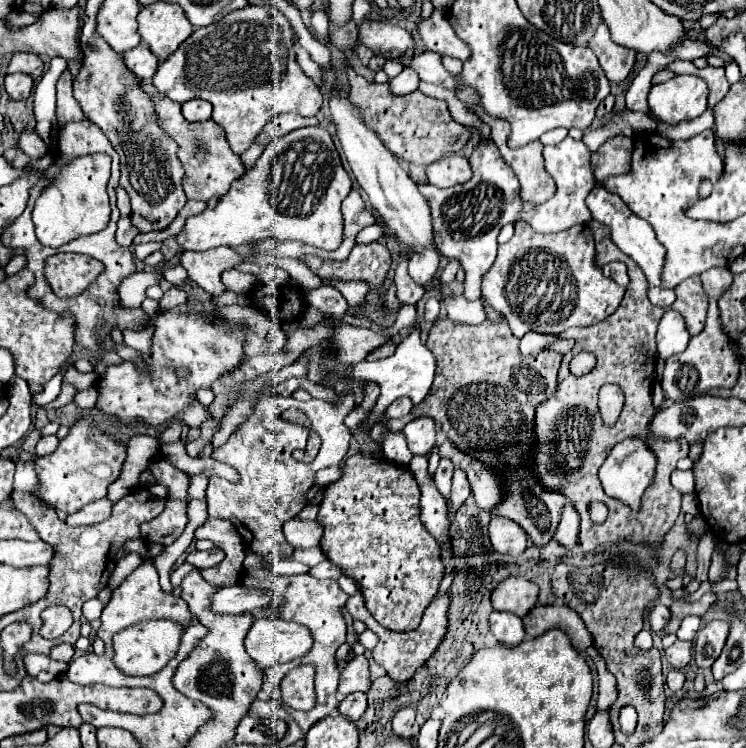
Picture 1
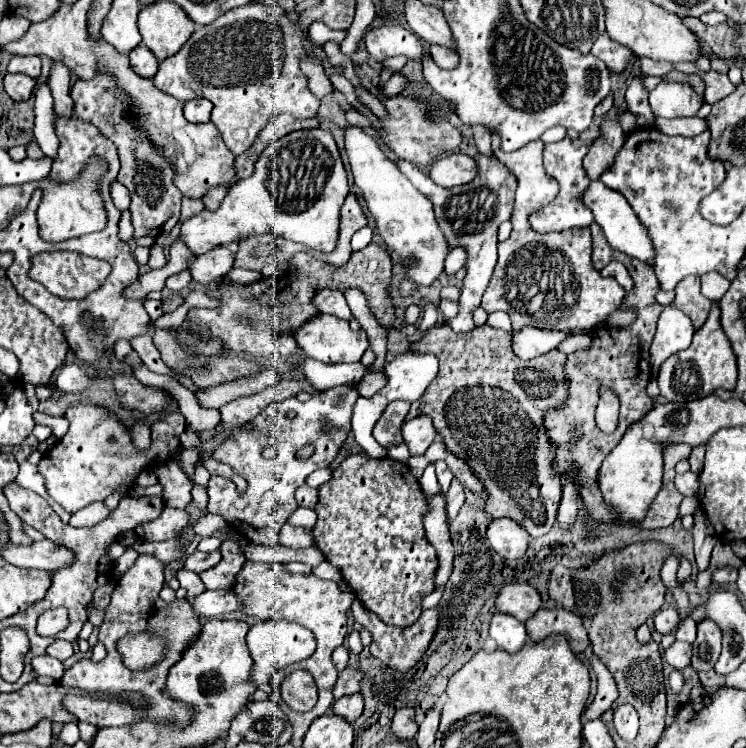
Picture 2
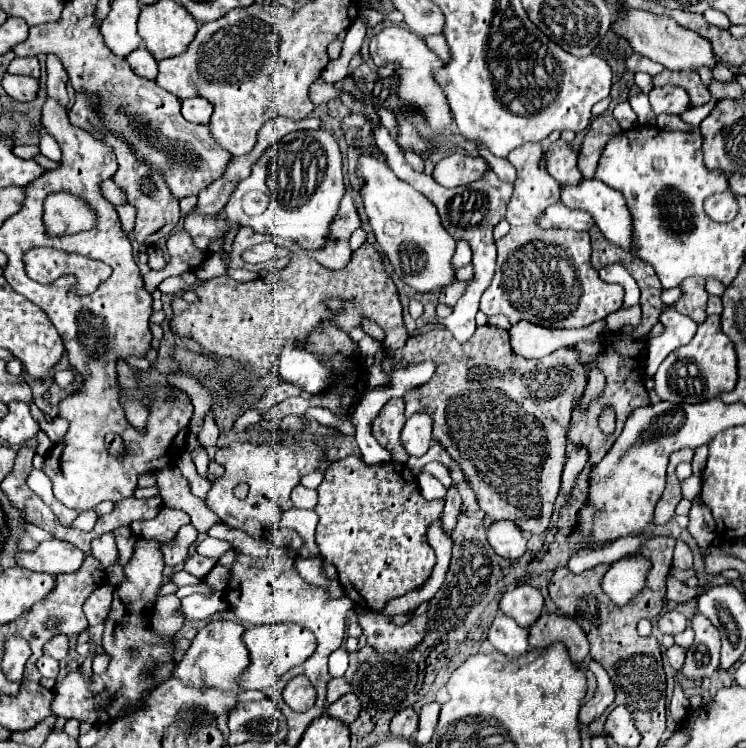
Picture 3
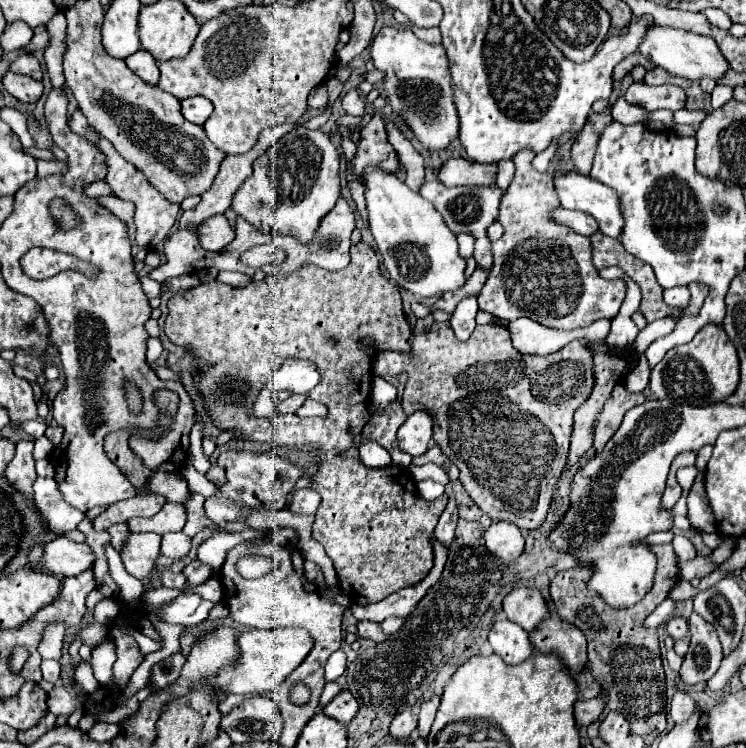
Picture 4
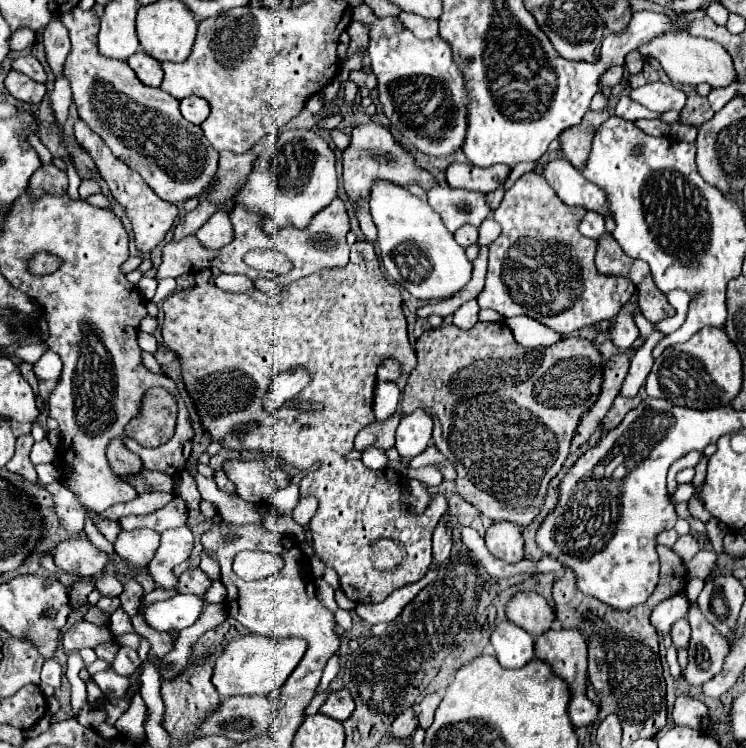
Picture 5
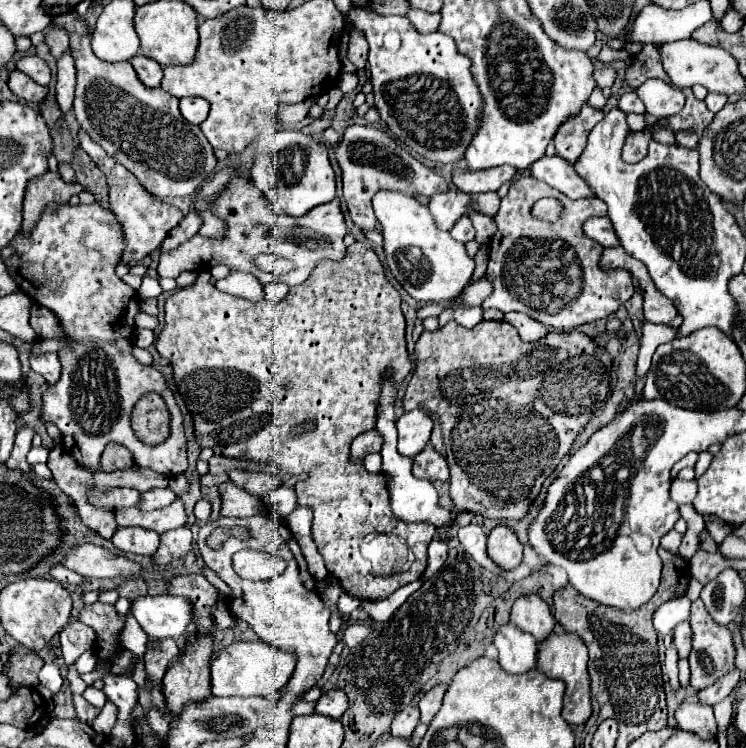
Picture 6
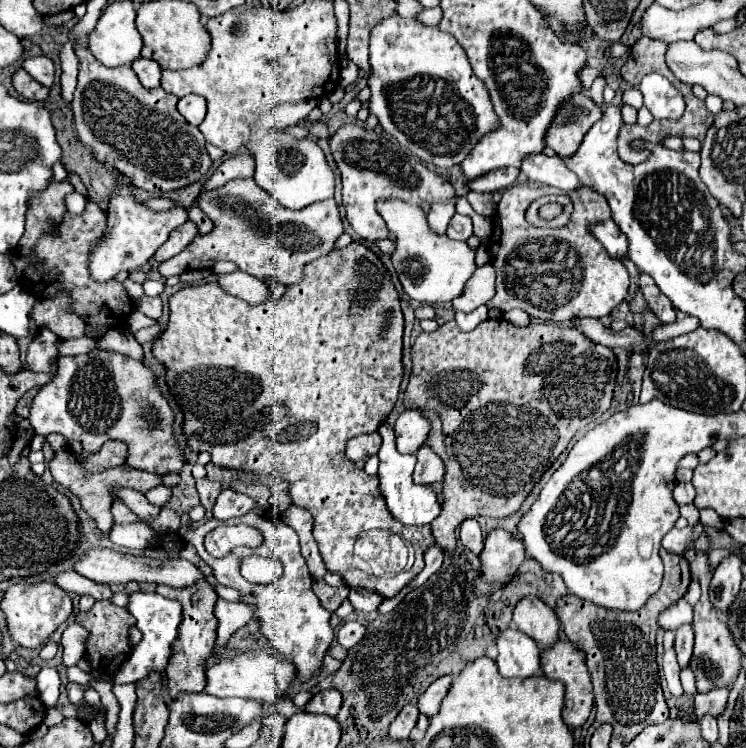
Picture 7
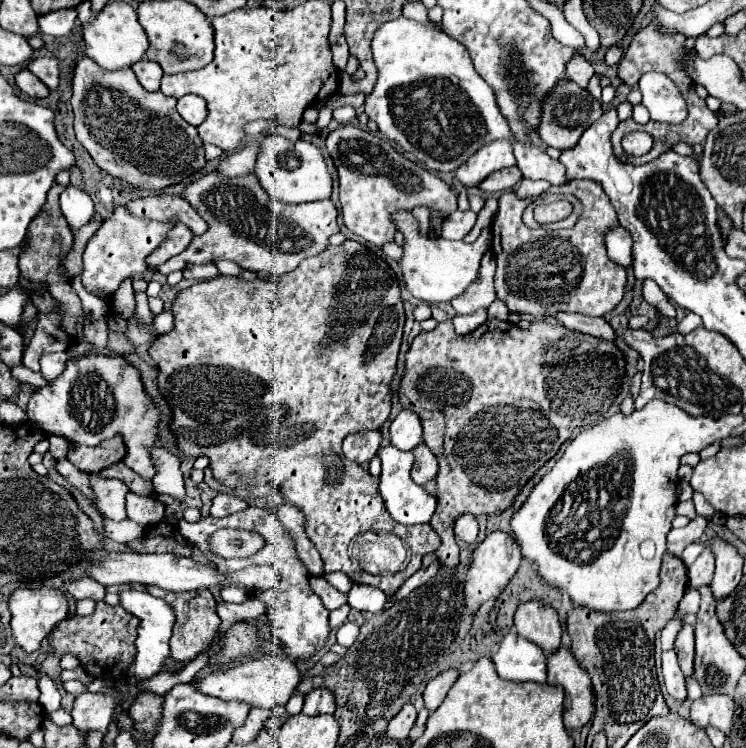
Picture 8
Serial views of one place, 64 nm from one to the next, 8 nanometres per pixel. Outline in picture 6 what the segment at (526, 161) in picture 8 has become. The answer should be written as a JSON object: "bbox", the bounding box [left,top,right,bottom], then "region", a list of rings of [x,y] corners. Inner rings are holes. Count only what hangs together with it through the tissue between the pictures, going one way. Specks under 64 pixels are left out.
{"bbox":[528,156,594,200],"region":[[[542,156],[542,160],[536,160],[528,168],[528,172],[534,178],[538,178],[538,180],[550,184],[552,188],[564,192],[572,200],[584,198],[584,196],[594,196],[590,186],[574,172],[572,164],[560,156],[552,156],[552,158]]]}

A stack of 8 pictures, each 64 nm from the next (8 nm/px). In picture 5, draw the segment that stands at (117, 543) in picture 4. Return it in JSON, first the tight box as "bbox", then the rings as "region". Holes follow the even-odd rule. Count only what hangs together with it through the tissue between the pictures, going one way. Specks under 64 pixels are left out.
{"bbox":[84,508,120,542],"region":[[[84,508],[84,512],[86,512],[86,514],[92,518],[94,526],[96,526],[96,528],[102,532],[102,536],[104,536],[108,542],[114,542],[114,540],[116,540],[118,532],[120,532],[120,524],[118,524],[117,521],[102,519],[100,518],[99,513],[88,510],[88,508]]]}

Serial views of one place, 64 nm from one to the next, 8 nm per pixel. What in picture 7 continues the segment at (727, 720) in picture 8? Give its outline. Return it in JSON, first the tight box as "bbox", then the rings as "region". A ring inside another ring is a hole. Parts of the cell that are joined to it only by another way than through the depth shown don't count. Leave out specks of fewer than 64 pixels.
{"bbox":[694,688,728,718],"region":[[[714,688],[706,694],[698,694],[694,698],[694,716],[696,718],[704,718],[704,716],[712,716],[718,718],[724,714],[728,706],[728,690],[724,688]]]}

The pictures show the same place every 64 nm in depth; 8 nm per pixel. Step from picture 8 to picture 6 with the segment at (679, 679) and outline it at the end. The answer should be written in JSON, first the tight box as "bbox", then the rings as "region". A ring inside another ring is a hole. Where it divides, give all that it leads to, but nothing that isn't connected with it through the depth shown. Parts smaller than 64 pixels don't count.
{"bbox":[664,646,680,690],"region":[[[670,646],[665,652],[664,670],[670,678],[670,686],[674,690],[678,690],[680,688],[680,682],[678,682],[678,654],[676,654],[674,646]]]}

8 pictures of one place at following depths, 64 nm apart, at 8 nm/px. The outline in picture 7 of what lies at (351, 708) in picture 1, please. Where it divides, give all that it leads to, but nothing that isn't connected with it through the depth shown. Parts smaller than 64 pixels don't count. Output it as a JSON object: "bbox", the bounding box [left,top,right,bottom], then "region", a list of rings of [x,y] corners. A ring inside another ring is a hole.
{"bbox":[304,688,342,716],"region":[[[326,688],[316,692],[310,702],[304,706],[306,712],[310,714],[328,714],[328,716],[336,716],[338,710],[342,706],[342,696],[338,690],[334,688]]]}

